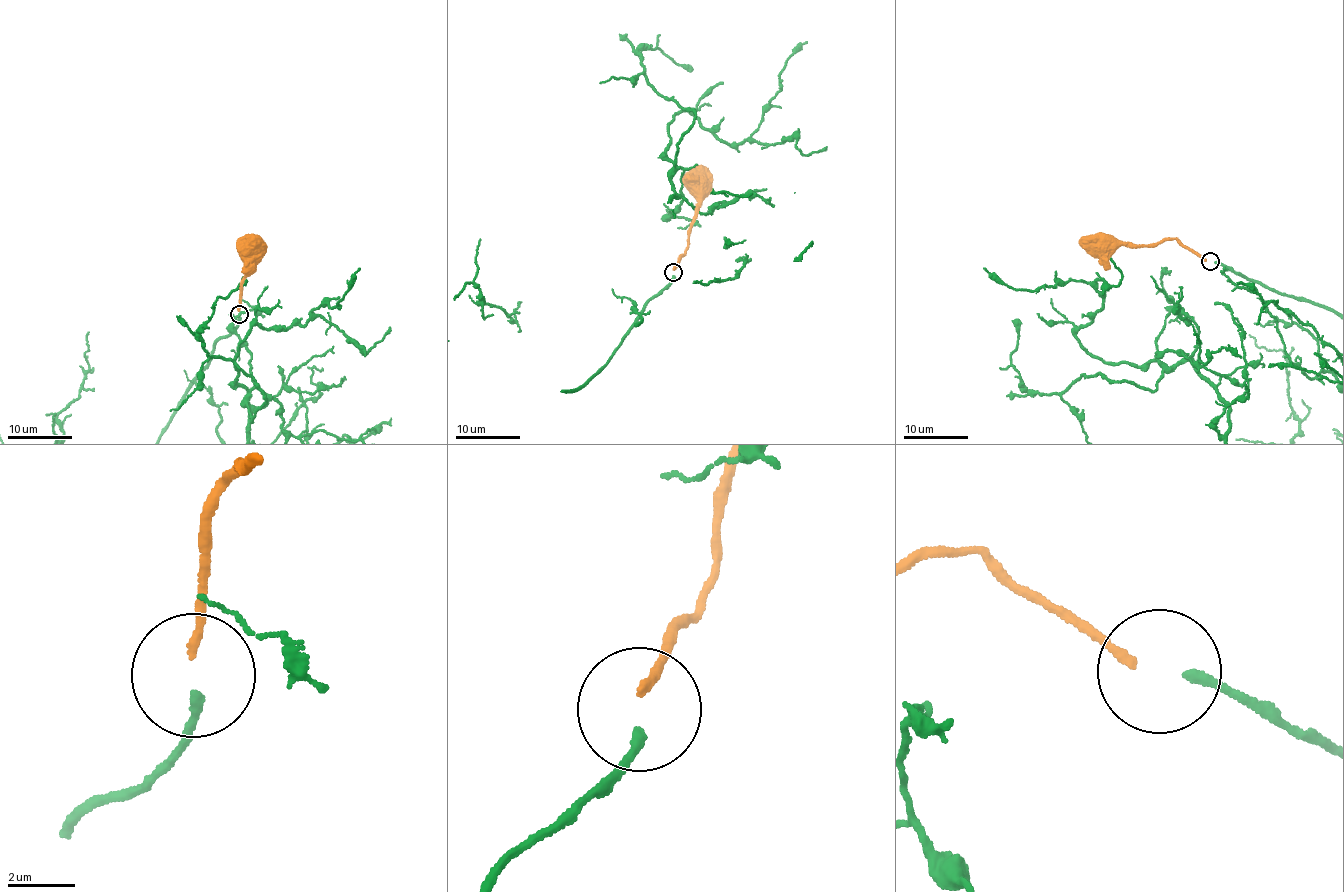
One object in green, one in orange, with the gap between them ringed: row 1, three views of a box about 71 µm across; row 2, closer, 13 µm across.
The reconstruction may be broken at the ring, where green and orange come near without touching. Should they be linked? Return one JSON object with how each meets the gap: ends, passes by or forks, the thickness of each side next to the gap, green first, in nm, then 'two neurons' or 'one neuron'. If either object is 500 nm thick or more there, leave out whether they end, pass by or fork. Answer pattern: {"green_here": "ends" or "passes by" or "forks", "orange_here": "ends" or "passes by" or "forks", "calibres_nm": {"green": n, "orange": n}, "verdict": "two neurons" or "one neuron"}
{"green_here": "ends", "orange_here": "ends", "calibres_nm": {"green": 300, "orange": 260}, "verdict": "one neuron"}

